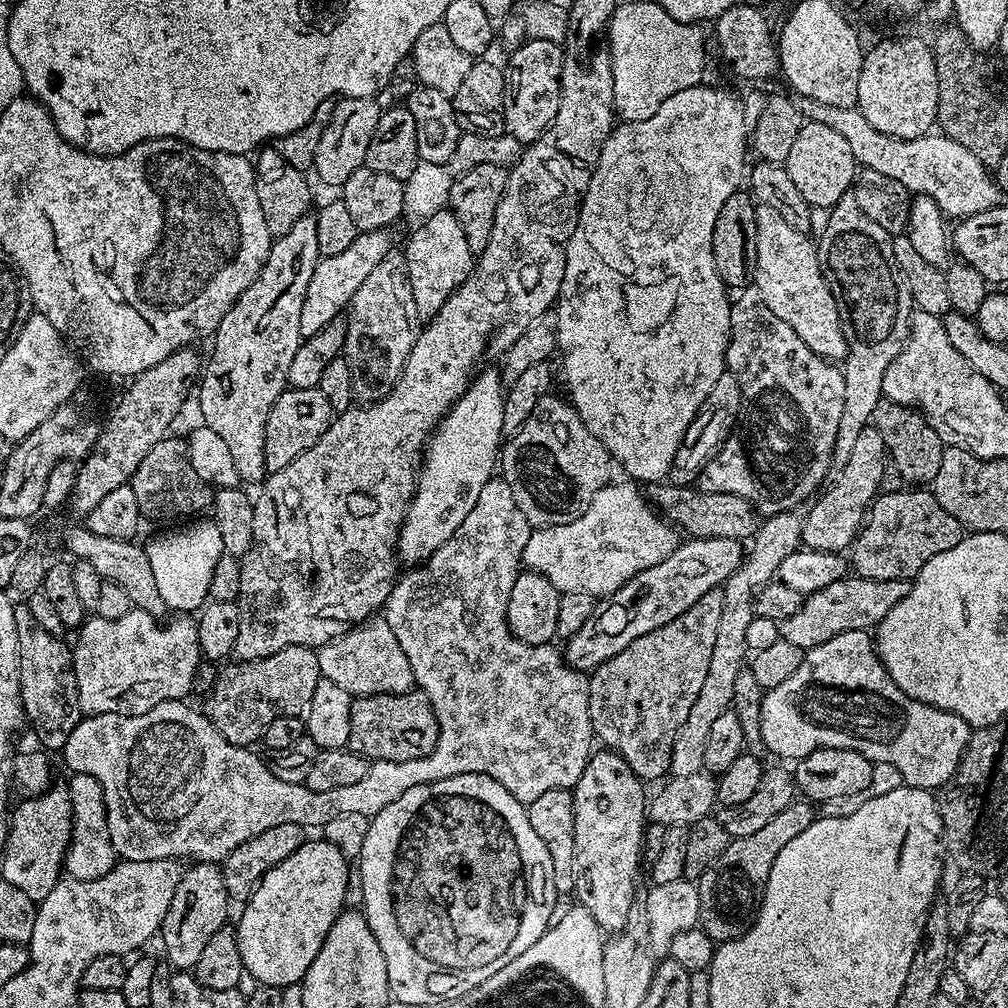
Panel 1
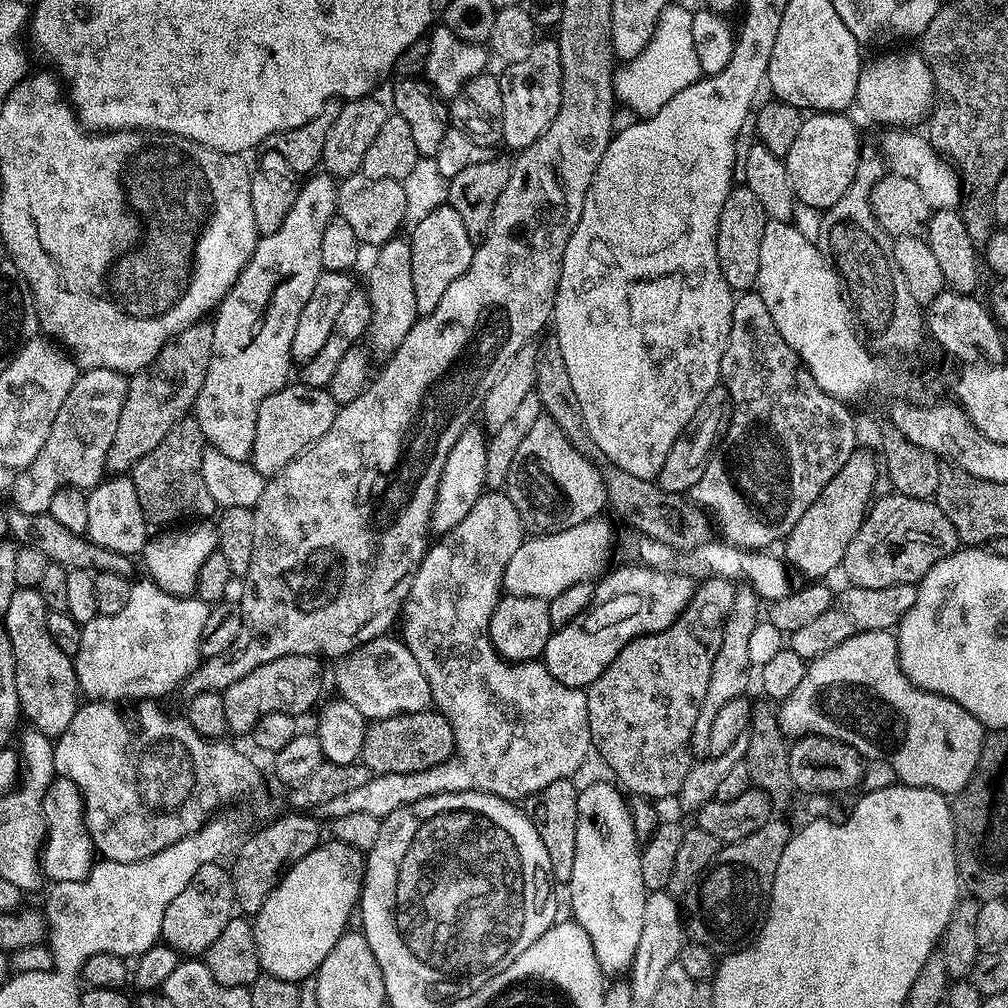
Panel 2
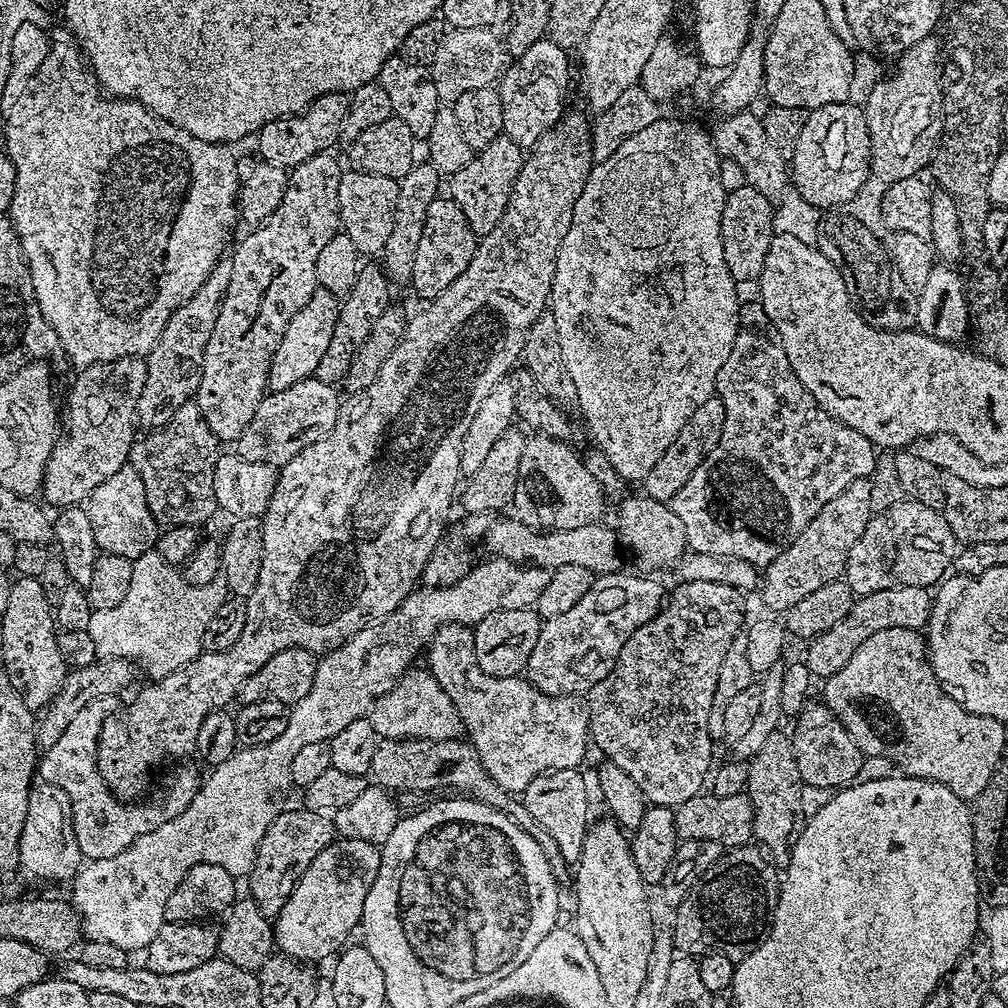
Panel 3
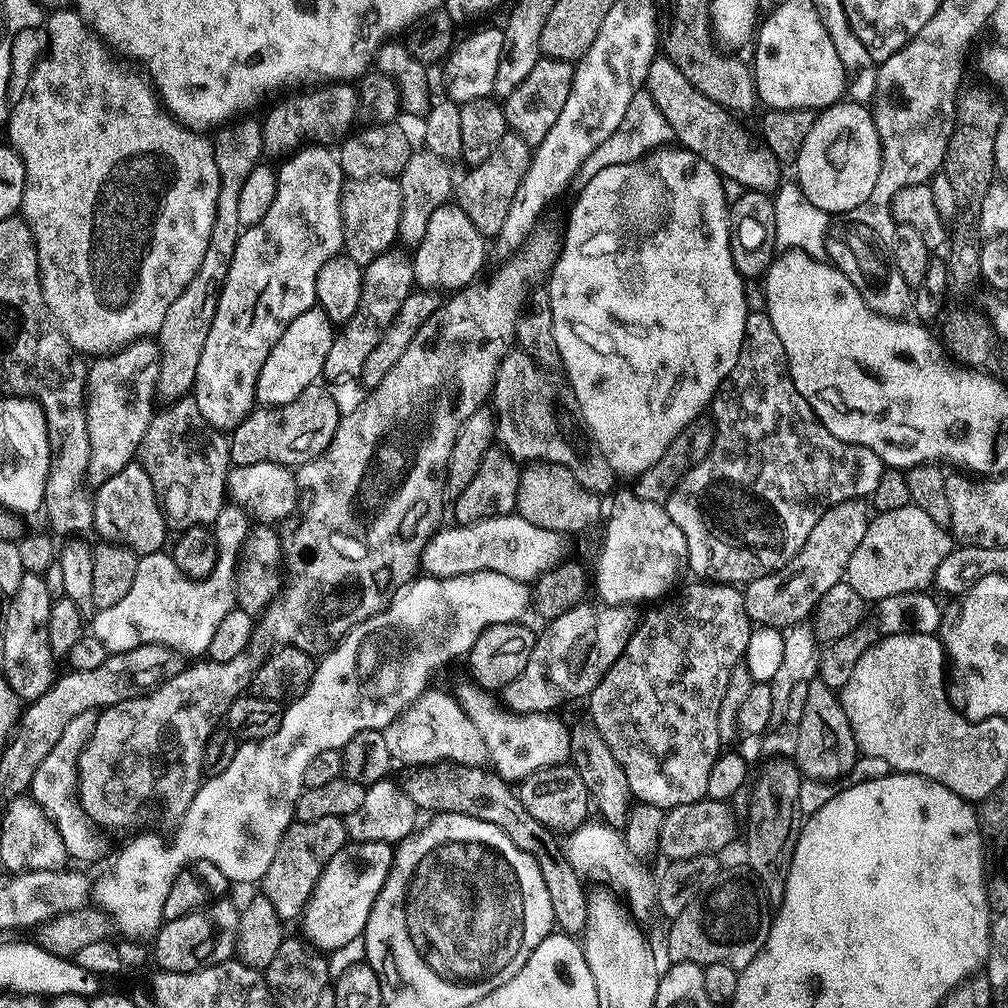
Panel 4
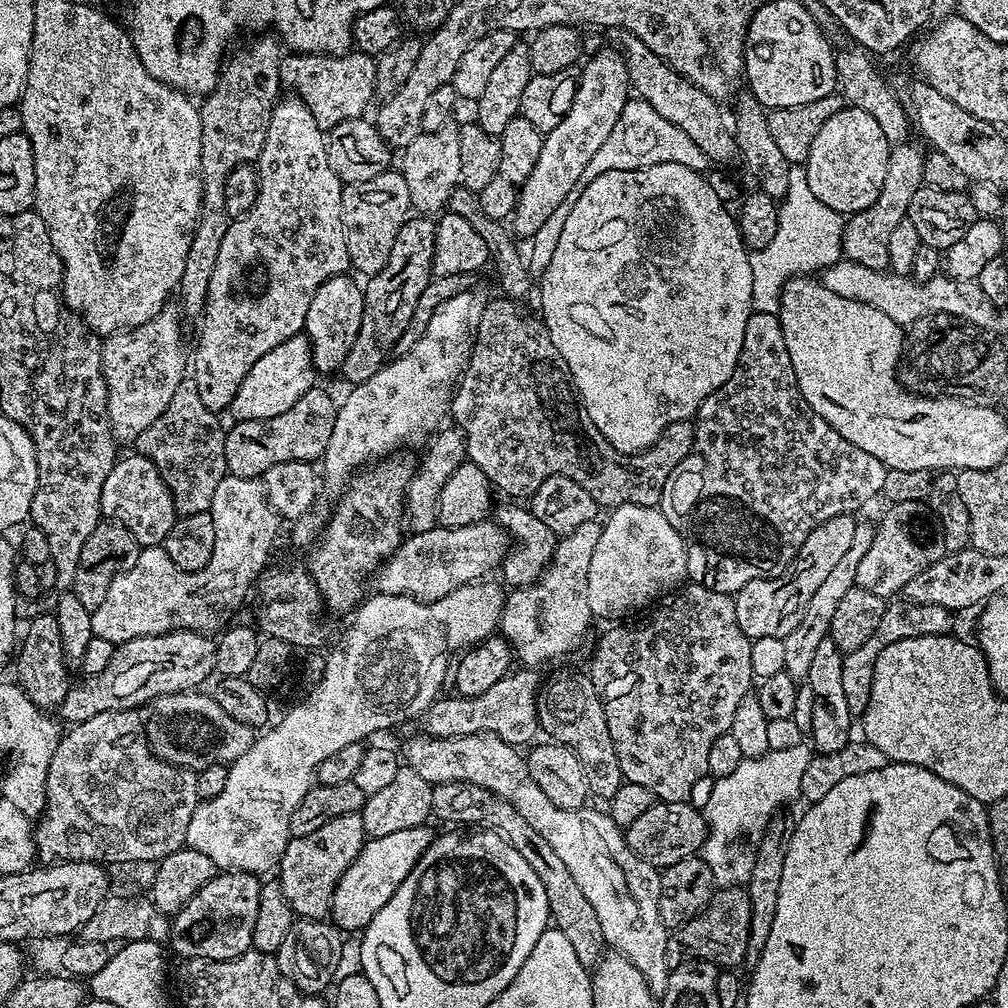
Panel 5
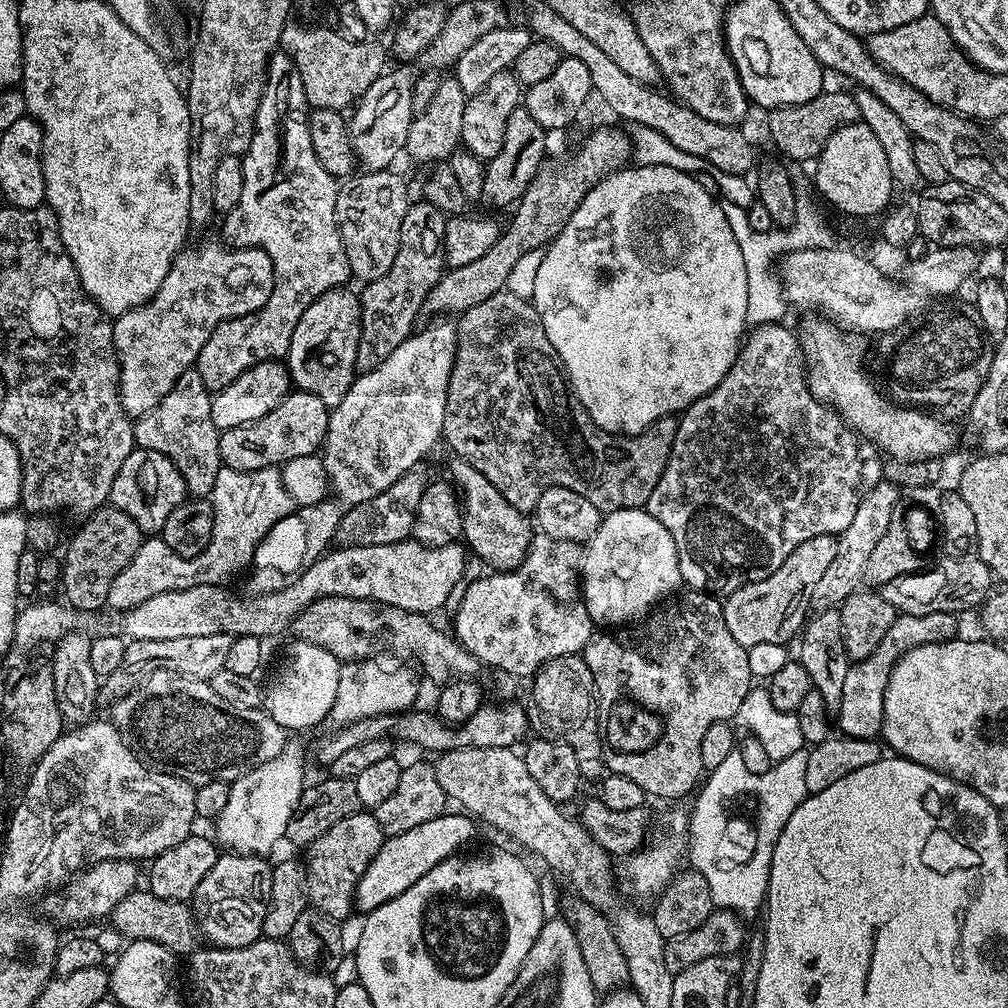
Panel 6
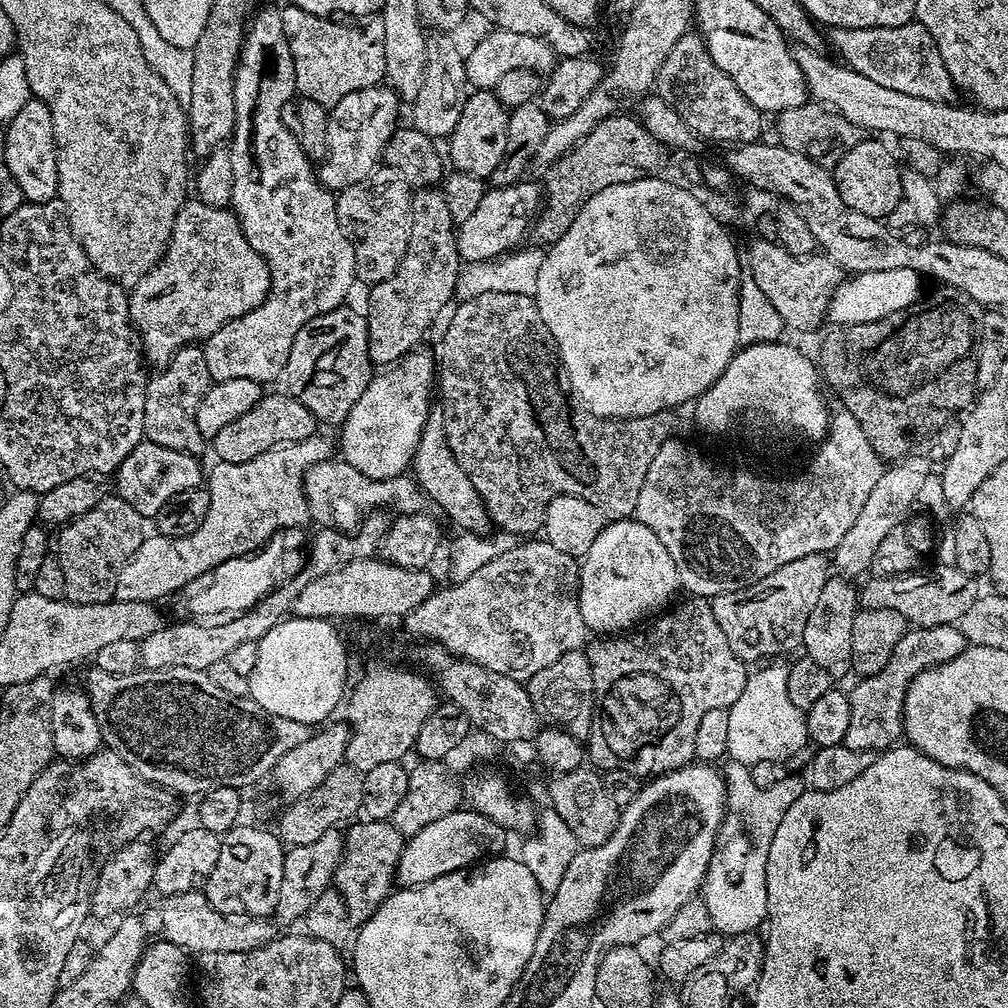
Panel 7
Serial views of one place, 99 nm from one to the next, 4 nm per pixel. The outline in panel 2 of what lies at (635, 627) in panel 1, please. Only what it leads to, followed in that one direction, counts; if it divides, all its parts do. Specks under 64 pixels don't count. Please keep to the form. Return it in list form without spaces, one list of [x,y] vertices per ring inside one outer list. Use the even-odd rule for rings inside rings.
[[[639,562],[631,563],[612,573],[609,571],[596,584],[590,606],[566,626],[555,629],[546,642],[542,663],[558,682],[571,688],[587,689],[631,640],[666,630],[690,602],[693,577],[679,570],[646,568]]]

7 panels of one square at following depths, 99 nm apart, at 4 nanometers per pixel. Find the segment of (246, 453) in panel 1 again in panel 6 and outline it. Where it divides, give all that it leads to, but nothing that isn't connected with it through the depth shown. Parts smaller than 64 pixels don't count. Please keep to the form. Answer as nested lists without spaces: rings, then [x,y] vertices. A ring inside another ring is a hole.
[[[273,52],[268,62],[268,76],[264,80],[264,93],[256,111],[256,129],[242,157],[242,198],[238,198],[238,206],[234,206],[234,210],[223,217],[222,240],[233,248],[259,248],[265,252],[270,261],[270,274],[276,281],[266,306],[222,322],[202,346],[194,367],[198,374],[202,374],[202,382],[213,394],[230,386],[234,378],[261,360],[287,357],[294,326],[298,326],[298,318],[306,314],[306,306],[310,306],[310,302],[322,294],[343,288],[349,283],[346,246],[342,246],[340,227],[336,221],[338,180],[328,173],[326,166],[322,166],[314,154],[314,142],[310,142],[308,129],[309,115],[310,105],[302,90],[302,74],[298,74],[298,66],[294,66],[287,52]]]

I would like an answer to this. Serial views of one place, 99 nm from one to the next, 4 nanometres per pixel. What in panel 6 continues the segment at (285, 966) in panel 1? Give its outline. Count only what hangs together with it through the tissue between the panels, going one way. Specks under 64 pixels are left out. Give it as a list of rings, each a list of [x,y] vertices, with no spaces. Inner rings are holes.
[[[459,811],[451,812],[438,818],[430,818],[430,822],[422,822],[422,826],[414,826],[414,830],[406,830],[406,834],[385,839],[356,887],[354,904],[359,911],[361,908],[361,913],[373,912],[378,906],[398,898],[398,894],[402,894],[402,890],[410,890],[410,886],[414,886],[414,882],[418,882],[422,874],[434,870],[438,862],[457,855],[463,849],[460,848],[463,844],[471,842],[477,828],[473,817],[461,814]]]

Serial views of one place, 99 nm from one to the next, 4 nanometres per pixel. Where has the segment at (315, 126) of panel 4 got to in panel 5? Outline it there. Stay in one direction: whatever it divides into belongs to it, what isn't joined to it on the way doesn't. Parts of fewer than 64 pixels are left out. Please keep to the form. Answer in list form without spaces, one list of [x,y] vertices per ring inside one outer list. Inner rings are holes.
[[[349,50],[339,54],[297,52],[288,54],[280,62],[280,82],[291,90],[310,110],[314,122],[322,130],[338,122],[358,120],[365,115],[368,103],[374,100],[376,88],[376,61],[363,50]]]

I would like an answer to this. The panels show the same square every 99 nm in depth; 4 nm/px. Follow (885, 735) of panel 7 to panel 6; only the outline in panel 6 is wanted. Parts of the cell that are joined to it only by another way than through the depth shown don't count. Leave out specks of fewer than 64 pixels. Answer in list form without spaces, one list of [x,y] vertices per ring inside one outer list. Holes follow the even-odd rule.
[[[950,612],[897,615],[894,626],[890,626],[890,630],[886,630],[886,635],[882,638],[882,642],[878,642],[874,654],[849,663],[846,679],[842,685],[842,702],[834,716],[839,731],[845,736],[863,740],[879,737],[884,726],[886,682],[890,682],[890,674],[894,670],[894,666],[907,652],[918,646],[957,639],[956,620],[957,617]]]

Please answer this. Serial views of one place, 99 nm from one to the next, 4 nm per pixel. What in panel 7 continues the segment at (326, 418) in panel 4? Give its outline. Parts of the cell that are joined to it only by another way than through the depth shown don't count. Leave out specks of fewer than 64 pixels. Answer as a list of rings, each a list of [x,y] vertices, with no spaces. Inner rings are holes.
[[[290,394],[284,396],[261,395],[260,401],[253,406],[242,418],[236,418],[218,430],[218,434],[211,437],[210,448],[216,451],[215,459],[222,464],[237,464],[238,462],[250,462],[250,458],[258,458],[270,446],[278,446],[282,443],[298,442],[317,435],[318,421],[302,402],[298,402]]]

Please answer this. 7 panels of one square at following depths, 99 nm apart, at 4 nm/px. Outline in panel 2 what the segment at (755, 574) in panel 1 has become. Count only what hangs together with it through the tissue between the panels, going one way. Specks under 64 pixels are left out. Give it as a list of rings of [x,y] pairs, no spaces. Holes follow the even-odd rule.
[[[737,587],[734,594],[734,606],[730,606],[730,618],[726,618],[726,626],[722,632],[722,646],[718,646],[718,655],[714,658],[714,670],[710,670],[710,687],[706,689],[706,699],[702,702],[702,710],[698,710],[698,722],[694,722],[692,735],[693,753],[708,752],[710,746],[710,725],[718,710],[730,702],[730,698],[745,695],[748,688],[748,671],[753,671],[750,660],[749,639],[757,623],[762,620],[762,601],[751,588]]]

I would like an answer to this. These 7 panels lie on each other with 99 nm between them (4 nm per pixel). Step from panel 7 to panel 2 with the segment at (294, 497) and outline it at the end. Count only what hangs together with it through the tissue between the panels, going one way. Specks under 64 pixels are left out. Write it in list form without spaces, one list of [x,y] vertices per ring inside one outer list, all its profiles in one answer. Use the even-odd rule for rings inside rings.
[[[152,578],[145,579],[140,581],[137,579],[133,583],[130,598],[120,613],[109,616],[96,615],[80,629],[82,646],[74,657],[74,663],[79,691],[89,701],[155,701],[157,699],[155,696],[164,696],[175,688],[177,691],[202,662],[200,639],[202,626],[206,626],[210,605],[205,600],[196,599],[195,595],[175,596],[166,589],[160,588]]]

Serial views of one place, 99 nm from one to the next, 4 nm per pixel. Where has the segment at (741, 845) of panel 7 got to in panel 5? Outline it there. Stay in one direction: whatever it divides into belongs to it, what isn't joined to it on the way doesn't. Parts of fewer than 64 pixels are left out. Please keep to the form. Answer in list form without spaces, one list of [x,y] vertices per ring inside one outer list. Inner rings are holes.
[[[771,750],[760,756],[760,762],[745,758],[736,770],[715,781],[716,785],[708,796],[708,805],[703,805],[702,811],[708,821],[708,837],[704,840],[702,855],[717,885],[747,885],[756,851],[769,822],[783,804],[800,796],[802,776],[798,776],[798,780],[796,776],[792,778],[792,766],[788,768],[788,762],[774,760],[776,758]]]

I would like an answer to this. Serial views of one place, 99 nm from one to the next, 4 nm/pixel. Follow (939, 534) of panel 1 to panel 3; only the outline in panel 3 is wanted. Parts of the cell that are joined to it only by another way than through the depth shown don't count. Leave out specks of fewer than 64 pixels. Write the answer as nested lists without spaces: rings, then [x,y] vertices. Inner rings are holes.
[[[903,498],[888,510],[868,519],[862,538],[854,542],[854,550],[850,550],[850,558],[846,558],[842,579],[860,598],[866,594],[878,594],[878,590],[890,590],[890,586],[931,589],[945,579],[957,555],[958,541],[943,511]]]

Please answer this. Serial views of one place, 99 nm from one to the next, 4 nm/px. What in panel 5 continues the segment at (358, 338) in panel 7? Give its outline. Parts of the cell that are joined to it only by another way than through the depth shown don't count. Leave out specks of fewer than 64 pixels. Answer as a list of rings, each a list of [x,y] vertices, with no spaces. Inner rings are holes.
[[[351,275],[332,276],[318,290],[310,301],[310,310],[306,310],[304,332],[312,346],[312,367],[317,373],[332,372],[341,367],[354,338],[360,329],[364,313],[364,289],[351,280]]]

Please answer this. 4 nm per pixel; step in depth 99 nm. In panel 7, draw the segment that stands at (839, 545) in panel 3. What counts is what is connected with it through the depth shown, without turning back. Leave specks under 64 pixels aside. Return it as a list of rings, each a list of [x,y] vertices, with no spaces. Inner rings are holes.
[[[823,552],[806,554],[806,558],[794,558],[794,562],[786,562],[786,566],[774,570],[774,574],[742,590],[711,597],[714,618],[718,618],[718,627],[726,634],[730,650],[745,662],[768,662],[773,658],[784,658],[780,656],[795,648],[797,651],[804,638],[806,618],[810,618],[810,610],[814,610],[822,595],[822,586],[826,586],[829,578],[829,557]]]

